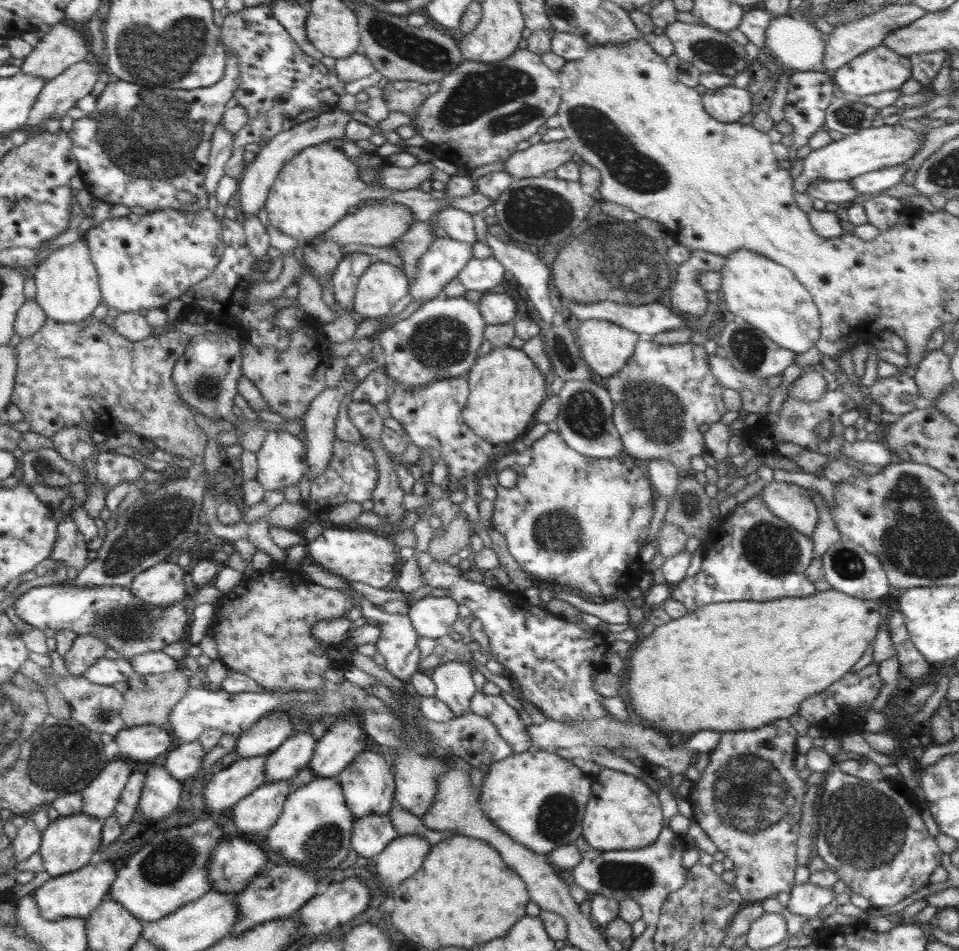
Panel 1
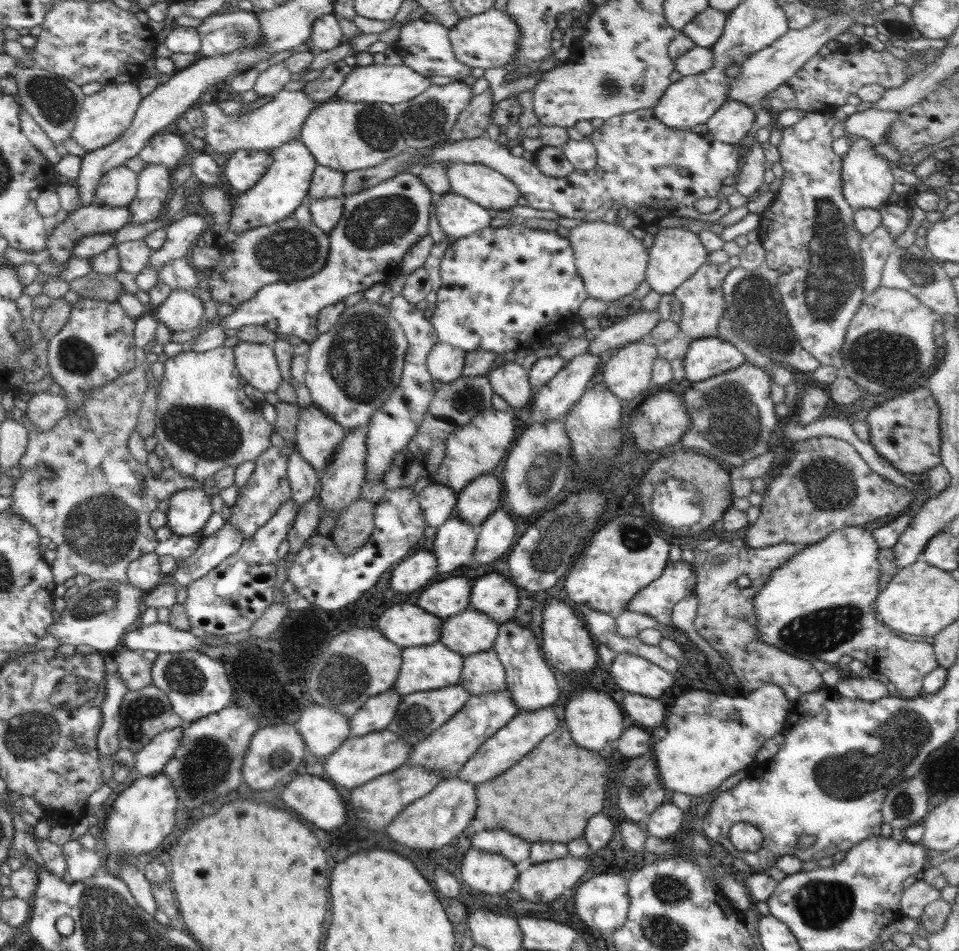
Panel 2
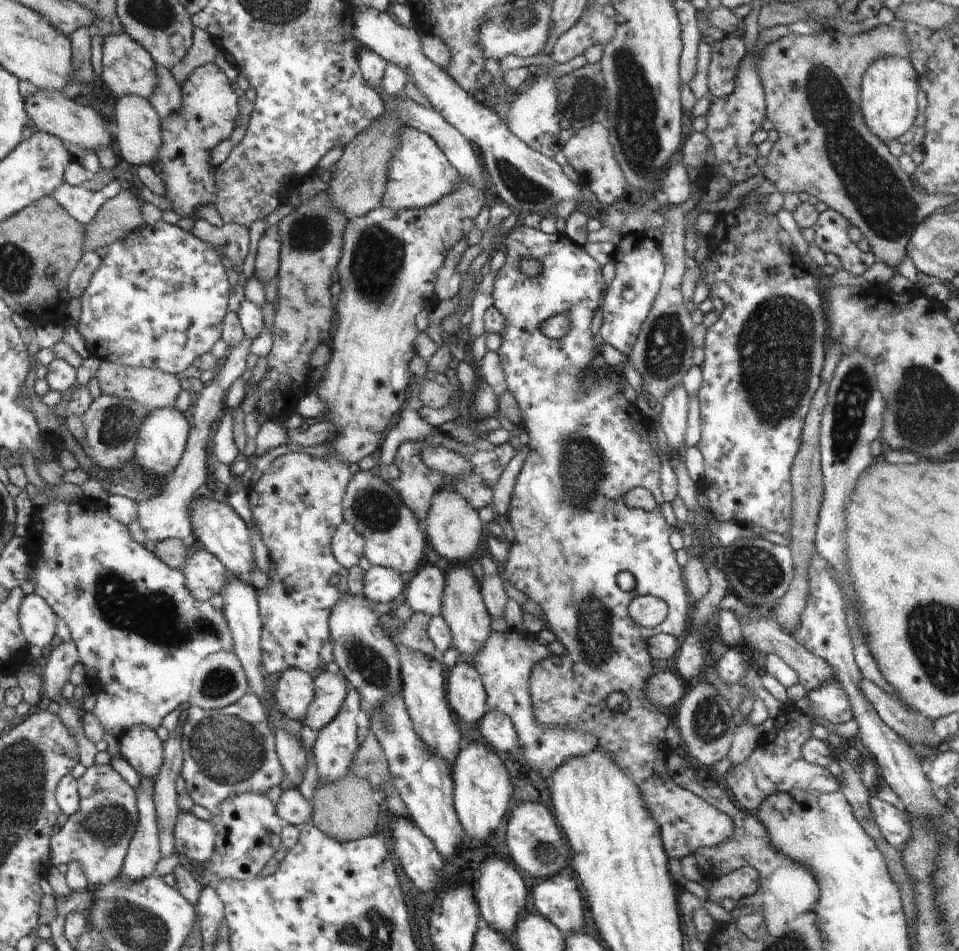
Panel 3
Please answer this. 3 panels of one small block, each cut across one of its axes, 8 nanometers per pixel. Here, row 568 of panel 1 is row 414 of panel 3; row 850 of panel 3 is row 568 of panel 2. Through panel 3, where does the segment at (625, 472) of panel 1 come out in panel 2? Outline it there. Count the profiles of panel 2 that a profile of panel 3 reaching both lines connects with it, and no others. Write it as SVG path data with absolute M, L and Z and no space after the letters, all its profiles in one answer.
M669 559L660 578L636 593L626 611L650 615L662 626L672 626L672 610L682 598L694 593L696 577L692 562Z

